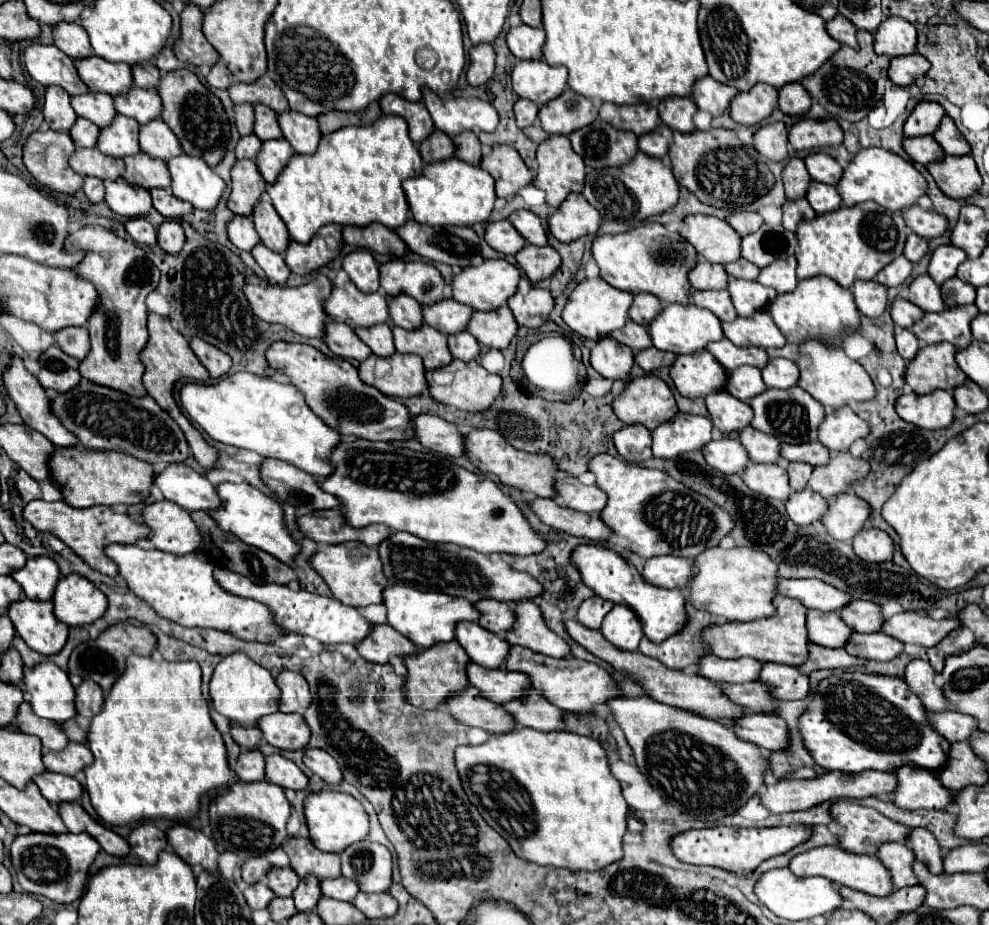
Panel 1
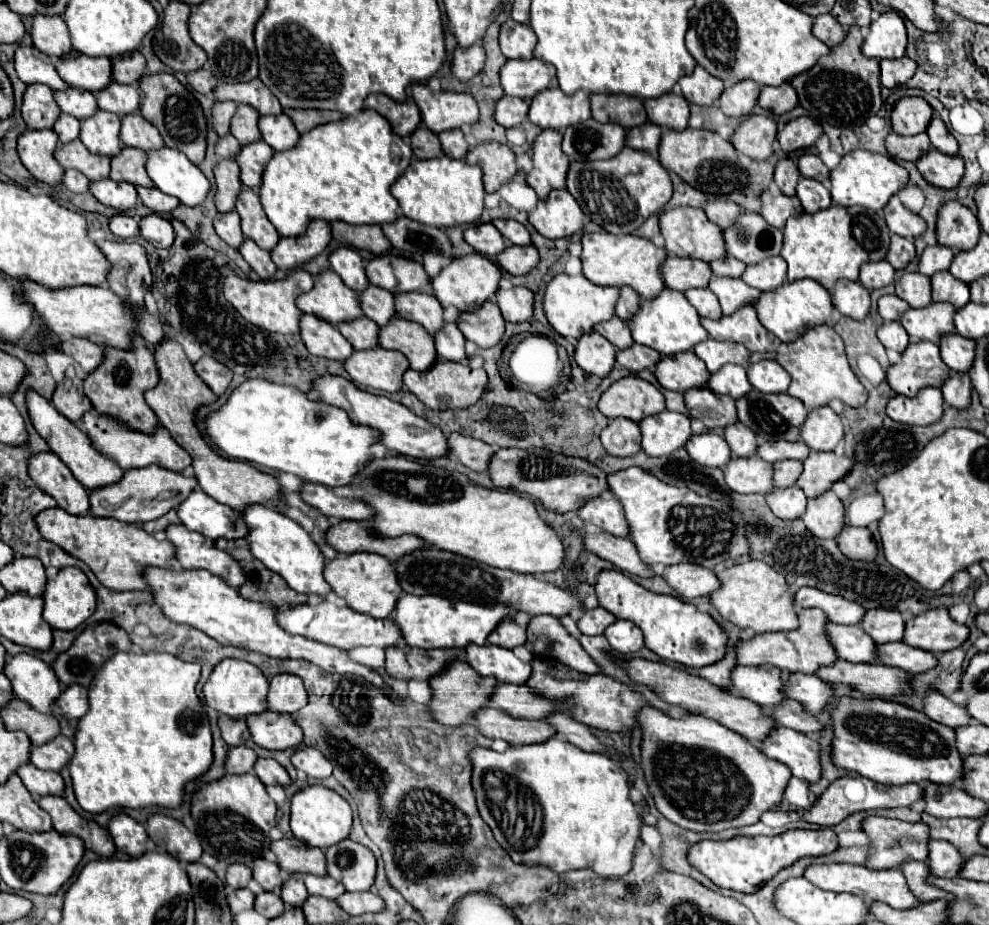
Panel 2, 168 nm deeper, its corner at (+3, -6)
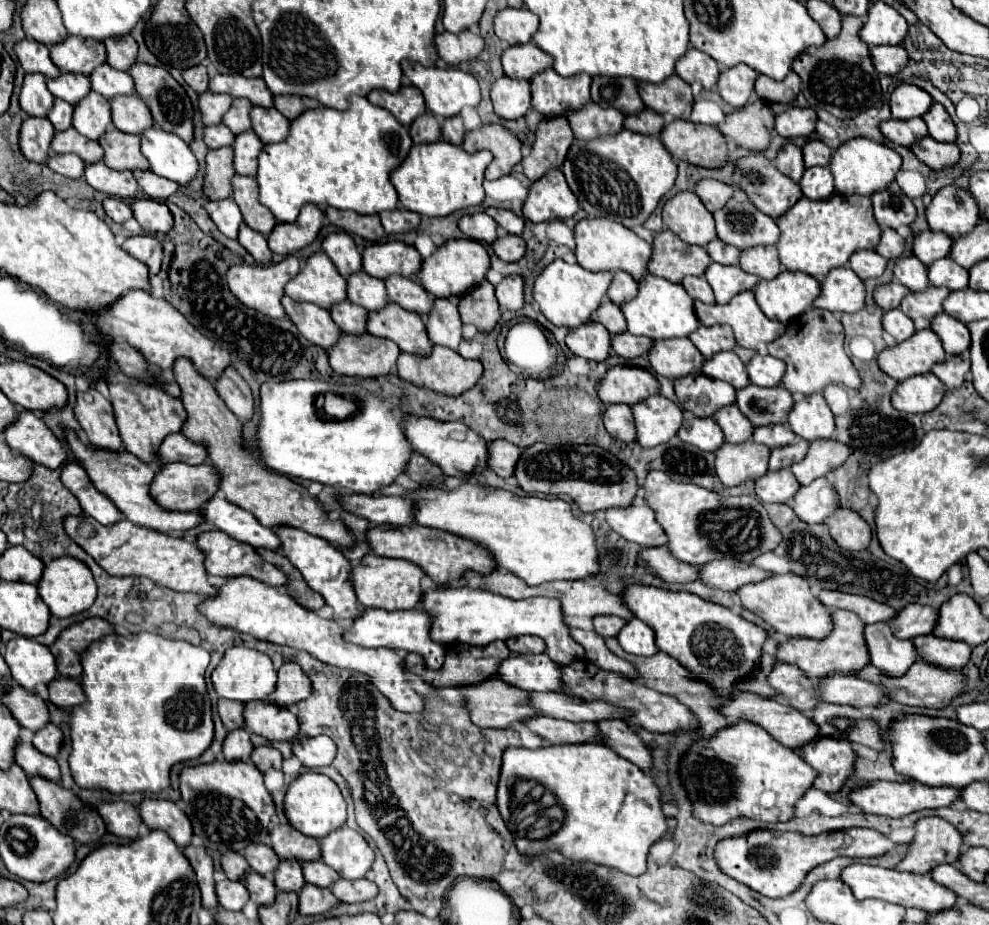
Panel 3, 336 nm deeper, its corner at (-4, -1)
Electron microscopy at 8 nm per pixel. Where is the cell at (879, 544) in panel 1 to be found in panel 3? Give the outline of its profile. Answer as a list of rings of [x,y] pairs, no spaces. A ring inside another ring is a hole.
[[[839,508],[829,520],[827,520],[829,528],[831,528],[831,536],[833,540],[837,540],[841,544],[841,548],[851,550],[851,552],[859,552],[859,550],[867,550],[869,542],[871,542],[871,528],[869,524],[855,514],[853,510],[843,510]]]

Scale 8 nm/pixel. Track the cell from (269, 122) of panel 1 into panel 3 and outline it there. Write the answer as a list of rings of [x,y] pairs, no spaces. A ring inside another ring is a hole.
[[[235,98],[235,100],[233,100],[233,106],[229,108],[229,112],[223,116],[223,124],[225,124],[229,130],[233,130],[235,134],[251,130],[251,120],[249,120],[251,108],[253,108],[253,104],[249,104],[249,100],[245,100],[245,98]]]

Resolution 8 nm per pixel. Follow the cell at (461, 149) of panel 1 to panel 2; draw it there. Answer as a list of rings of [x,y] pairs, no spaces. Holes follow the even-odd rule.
[[[450,129],[446,133],[440,133],[440,143],[442,143],[442,151],[448,155],[448,157],[454,157],[454,159],[464,159],[466,151],[468,151],[468,143],[462,135],[460,129]]]

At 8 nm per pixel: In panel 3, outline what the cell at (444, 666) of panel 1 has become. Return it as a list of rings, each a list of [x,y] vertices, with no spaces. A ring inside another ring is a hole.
[[[499,674],[489,676],[477,684],[469,686],[459,686],[459,692],[465,698],[465,708],[469,710],[471,722],[477,724],[479,728],[507,728],[517,720],[527,720],[529,716],[535,716],[537,712],[529,706],[527,692],[509,686]]]

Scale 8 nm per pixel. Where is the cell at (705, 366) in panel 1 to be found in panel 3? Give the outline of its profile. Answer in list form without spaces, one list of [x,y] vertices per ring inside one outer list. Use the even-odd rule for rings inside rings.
[[[659,340],[649,352],[649,362],[657,374],[677,380],[699,372],[705,358],[691,340]]]

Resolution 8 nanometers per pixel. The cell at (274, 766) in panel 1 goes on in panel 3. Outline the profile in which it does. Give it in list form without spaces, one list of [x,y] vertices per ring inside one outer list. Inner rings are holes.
[[[259,746],[259,748],[255,748],[251,760],[253,760],[253,764],[255,764],[261,772],[281,770],[281,764],[283,764],[281,752],[275,750],[275,748],[271,748],[271,746]]]

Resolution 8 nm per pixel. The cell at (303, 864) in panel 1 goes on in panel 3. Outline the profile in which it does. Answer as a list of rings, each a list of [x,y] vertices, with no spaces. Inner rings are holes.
[[[275,826],[271,832],[271,842],[273,850],[281,860],[295,858],[299,862],[309,862],[309,860],[321,860],[321,846],[317,840],[303,836],[297,832],[293,826]]]

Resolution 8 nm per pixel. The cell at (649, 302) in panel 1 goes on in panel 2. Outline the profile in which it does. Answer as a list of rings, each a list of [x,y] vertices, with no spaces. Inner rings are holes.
[[[622,287],[620,289],[620,297],[618,297],[616,305],[614,305],[614,311],[616,311],[616,315],[620,319],[628,321],[638,311],[638,305],[640,305],[638,293],[634,289],[630,289],[630,287]]]

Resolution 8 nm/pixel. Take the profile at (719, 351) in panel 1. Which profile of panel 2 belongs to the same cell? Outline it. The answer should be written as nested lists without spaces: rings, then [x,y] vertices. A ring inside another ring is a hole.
[[[710,337],[706,341],[702,341],[702,345],[696,345],[694,353],[706,363],[710,373],[718,371],[726,363],[742,365],[750,357],[750,353],[744,345],[738,345],[734,341],[716,341]]]

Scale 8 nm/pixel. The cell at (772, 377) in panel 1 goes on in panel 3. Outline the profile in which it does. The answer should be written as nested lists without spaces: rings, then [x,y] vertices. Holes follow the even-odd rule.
[[[755,354],[753,360],[747,364],[749,380],[757,386],[779,386],[785,374],[785,364],[779,358]]]

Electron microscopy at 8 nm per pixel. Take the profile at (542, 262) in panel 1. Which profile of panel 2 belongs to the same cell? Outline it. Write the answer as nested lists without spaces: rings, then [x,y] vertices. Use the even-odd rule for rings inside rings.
[[[510,245],[496,259],[498,259],[498,265],[508,273],[524,275],[534,265],[538,265],[538,251],[534,249],[534,245],[524,245],[524,247]]]

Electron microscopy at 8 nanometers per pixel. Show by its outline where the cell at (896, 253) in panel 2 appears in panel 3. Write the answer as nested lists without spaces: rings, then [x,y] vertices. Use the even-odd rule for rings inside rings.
[[[883,228],[881,244],[877,246],[877,252],[887,260],[897,260],[905,252],[905,240],[893,228]]]

